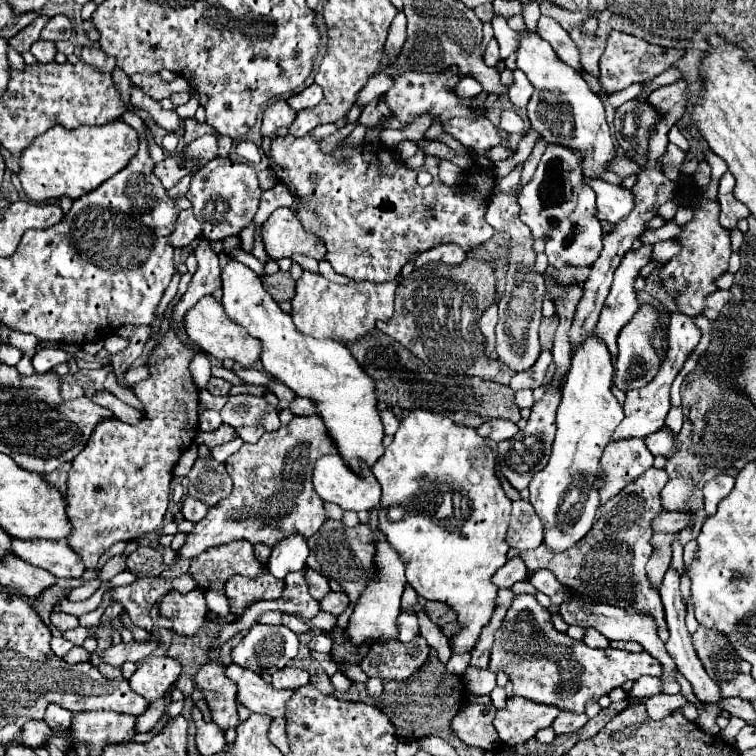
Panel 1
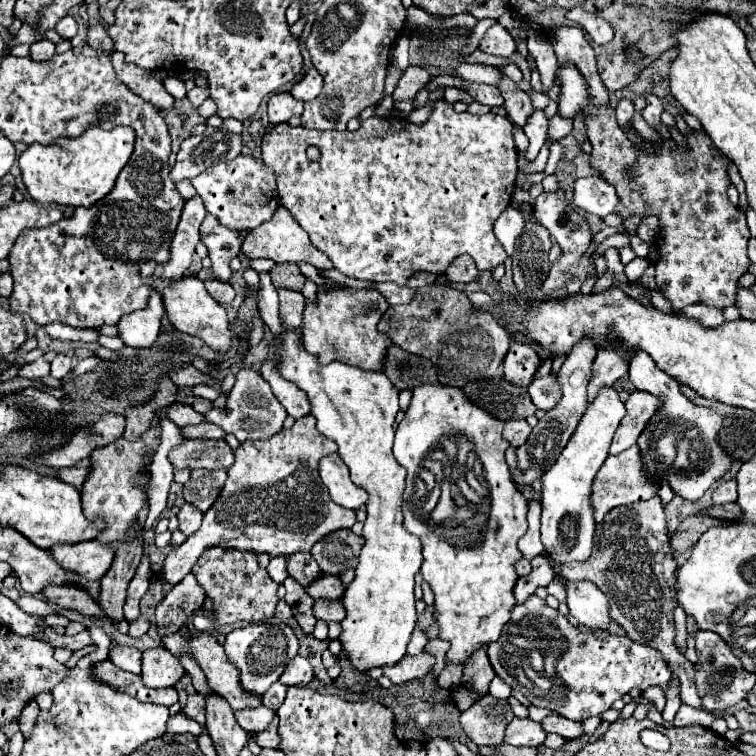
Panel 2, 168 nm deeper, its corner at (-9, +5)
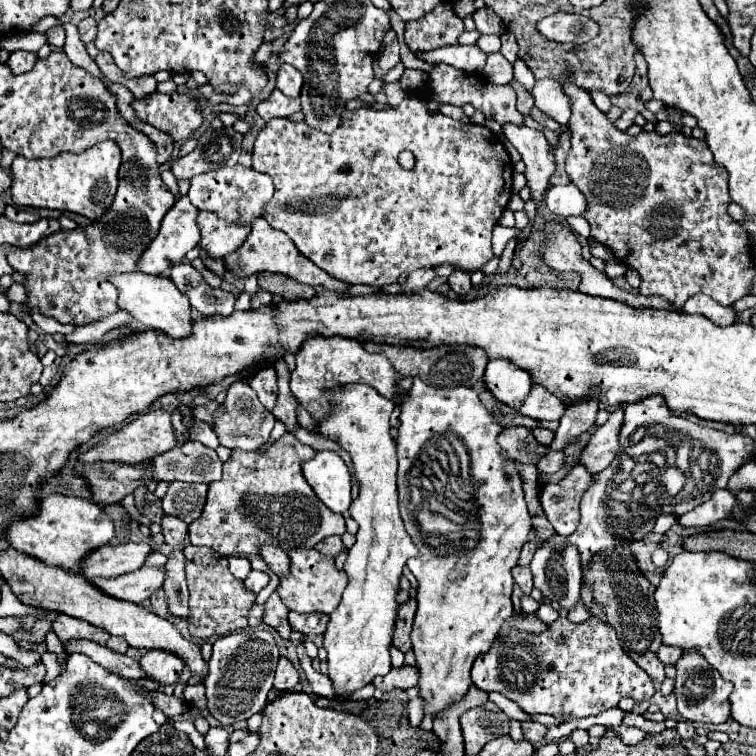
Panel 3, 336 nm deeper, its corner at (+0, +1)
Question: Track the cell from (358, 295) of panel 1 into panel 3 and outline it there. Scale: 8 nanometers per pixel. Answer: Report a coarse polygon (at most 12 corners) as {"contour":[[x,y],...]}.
{"contour":[[311,336],[295,352],[291,394],[315,420],[325,388],[397,392],[385,354],[355,338]]}

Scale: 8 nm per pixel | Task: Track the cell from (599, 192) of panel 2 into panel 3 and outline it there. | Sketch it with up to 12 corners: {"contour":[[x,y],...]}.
{"contour":[[575,184],[551,186],[547,206],[557,216],[581,216],[587,198]]}

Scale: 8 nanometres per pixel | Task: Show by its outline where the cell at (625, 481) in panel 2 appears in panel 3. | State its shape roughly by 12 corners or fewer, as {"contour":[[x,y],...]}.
{"contour":[[575,466],[543,486],[541,506],[557,534],[577,528],[581,494],[595,482]]}

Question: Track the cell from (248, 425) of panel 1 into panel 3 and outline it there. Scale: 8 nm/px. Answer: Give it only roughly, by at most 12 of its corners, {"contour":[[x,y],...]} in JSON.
{"contour":[[245,378],[213,414],[227,448],[269,442],[275,416]]}

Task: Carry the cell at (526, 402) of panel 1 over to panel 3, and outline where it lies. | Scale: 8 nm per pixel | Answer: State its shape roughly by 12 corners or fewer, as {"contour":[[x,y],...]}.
{"contour":[[533,384],[521,414],[559,420],[565,404],[547,388]]}

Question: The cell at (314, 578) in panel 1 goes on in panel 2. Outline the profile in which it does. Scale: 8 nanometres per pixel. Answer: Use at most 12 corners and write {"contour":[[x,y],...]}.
{"contour":[[310,552],[288,554],[288,576],[302,586],[320,576]]}

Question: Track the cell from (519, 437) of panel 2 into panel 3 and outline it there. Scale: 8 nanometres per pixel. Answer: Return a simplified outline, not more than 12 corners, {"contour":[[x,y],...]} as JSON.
{"contour":[[525,426],[499,434],[499,444],[515,462],[535,464],[537,448]]}

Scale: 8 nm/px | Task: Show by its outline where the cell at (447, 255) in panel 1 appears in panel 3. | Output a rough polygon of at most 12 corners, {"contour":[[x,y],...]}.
{"contour":[[453,270],[449,286],[455,294],[471,290],[469,274]]}

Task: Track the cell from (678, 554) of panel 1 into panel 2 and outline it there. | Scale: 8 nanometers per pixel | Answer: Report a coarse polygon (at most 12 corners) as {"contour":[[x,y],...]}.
{"contour":[[678,604],[674,610],[675,644],[687,649],[686,614]]}

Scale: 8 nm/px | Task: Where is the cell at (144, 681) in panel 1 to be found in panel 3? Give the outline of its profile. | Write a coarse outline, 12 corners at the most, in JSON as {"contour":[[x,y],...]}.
{"contour":[[149,650],[139,664],[159,686],[175,684],[185,666],[175,654]]}

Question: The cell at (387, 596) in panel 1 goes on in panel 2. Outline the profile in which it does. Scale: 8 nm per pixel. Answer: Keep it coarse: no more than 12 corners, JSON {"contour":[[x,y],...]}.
{"contour":[[296,332],[284,378],[368,492],[338,636],[354,670],[398,664],[422,542],[404,530],[392,456],[398,390],[320,366]]}

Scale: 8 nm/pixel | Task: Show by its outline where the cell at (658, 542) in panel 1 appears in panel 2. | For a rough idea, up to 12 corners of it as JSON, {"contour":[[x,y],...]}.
{"contour":[[710,516],[686,518],[670,544],[676,552],[686,552],[712,526],[728,520]]}

